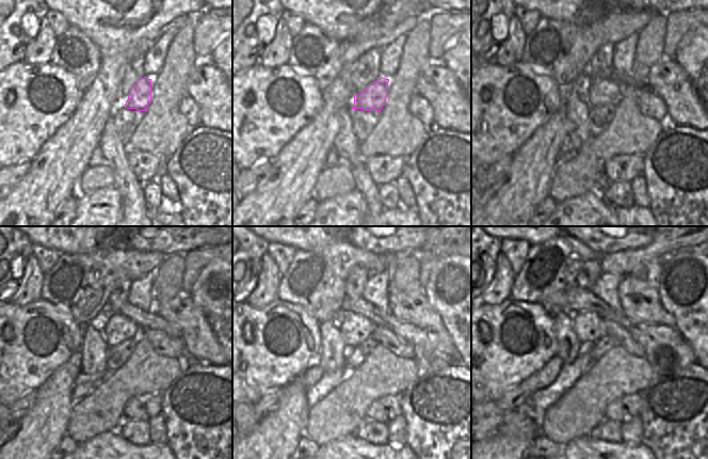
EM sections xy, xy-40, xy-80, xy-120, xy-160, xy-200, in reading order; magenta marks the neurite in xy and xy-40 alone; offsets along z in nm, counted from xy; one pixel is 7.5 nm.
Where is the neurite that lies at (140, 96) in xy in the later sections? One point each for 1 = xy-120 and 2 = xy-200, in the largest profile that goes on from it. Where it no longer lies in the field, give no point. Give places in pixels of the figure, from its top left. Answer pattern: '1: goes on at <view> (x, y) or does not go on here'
1: goes on at xy-120 (115, 328)
2: goes on at xy-200 (589, 327)

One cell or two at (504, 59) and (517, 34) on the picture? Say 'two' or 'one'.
one

